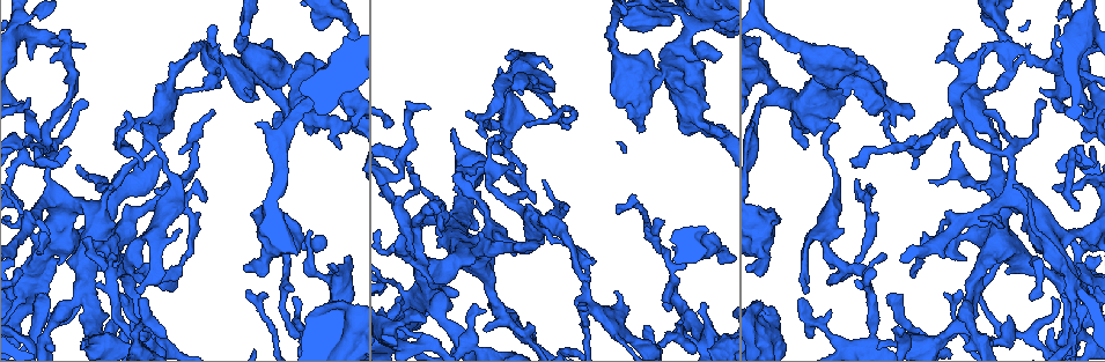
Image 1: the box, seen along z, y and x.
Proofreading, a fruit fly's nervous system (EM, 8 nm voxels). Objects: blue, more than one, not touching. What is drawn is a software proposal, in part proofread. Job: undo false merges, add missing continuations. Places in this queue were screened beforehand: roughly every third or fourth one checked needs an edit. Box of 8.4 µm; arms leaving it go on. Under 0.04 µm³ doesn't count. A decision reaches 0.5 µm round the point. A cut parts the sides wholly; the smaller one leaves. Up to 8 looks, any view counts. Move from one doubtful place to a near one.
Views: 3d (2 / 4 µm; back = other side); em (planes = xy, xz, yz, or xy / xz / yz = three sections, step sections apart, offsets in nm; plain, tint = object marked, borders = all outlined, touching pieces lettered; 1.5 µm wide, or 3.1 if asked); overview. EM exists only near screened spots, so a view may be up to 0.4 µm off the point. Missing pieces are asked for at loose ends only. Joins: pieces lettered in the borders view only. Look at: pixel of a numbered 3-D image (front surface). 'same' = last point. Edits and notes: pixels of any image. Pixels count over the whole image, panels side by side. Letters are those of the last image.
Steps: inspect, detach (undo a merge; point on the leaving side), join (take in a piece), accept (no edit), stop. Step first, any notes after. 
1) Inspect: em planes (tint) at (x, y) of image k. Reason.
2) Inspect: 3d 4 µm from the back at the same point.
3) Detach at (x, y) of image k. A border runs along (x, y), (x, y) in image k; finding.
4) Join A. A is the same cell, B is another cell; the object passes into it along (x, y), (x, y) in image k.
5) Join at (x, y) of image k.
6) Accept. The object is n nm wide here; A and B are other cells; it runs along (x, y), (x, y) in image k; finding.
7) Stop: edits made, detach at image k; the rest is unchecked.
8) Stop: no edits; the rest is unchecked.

Inspect: em xy step 4 (tint) at (1054, 63) of image 1. A fork.

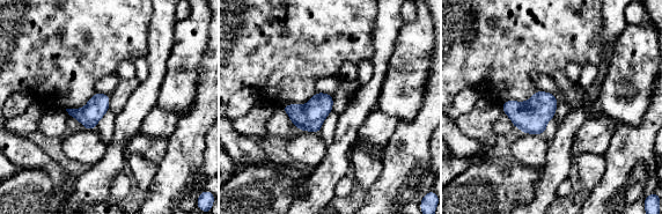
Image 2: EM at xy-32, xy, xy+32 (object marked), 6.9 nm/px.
Inspect: em planes (borders) at the same point.

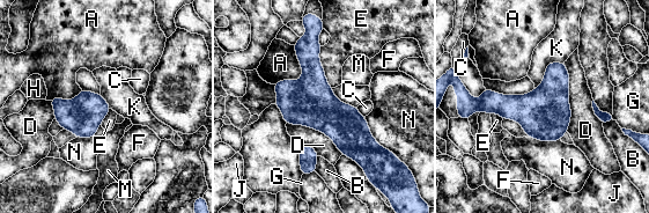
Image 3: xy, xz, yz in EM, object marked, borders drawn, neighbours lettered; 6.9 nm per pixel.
Accept. The object is 260 nm wide here; A, B, C, D, E, F, G, H, J, K, M and N are other cells; a border runs along (563, 61), (550, 61), (535, 88) in image 3; one neuron here.

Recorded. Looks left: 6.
Inspect: em xy step 4 (tint) at (108, 187) of image 1. An open end.

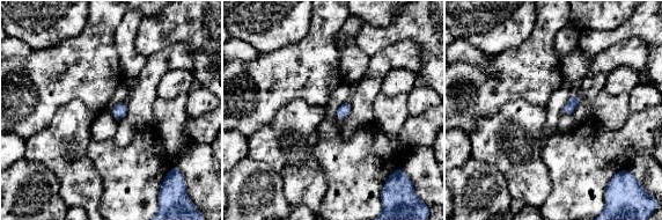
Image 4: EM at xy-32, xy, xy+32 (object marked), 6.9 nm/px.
Inspect: em xy step 4 (borders) at the same point. See the neighbours.

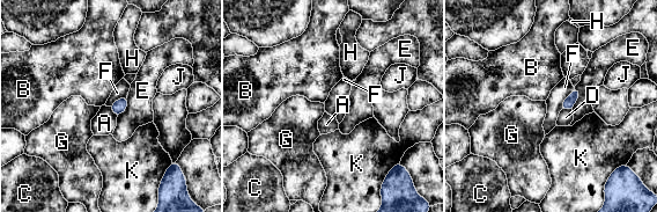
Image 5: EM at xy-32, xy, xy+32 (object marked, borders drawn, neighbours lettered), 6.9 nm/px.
Accept. A, B, C, D, E, F, G, H, J and K are other cells; none of them fits.

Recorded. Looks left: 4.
Inspect: 3d 2 µm at (809, 335) of image 1. Free end.

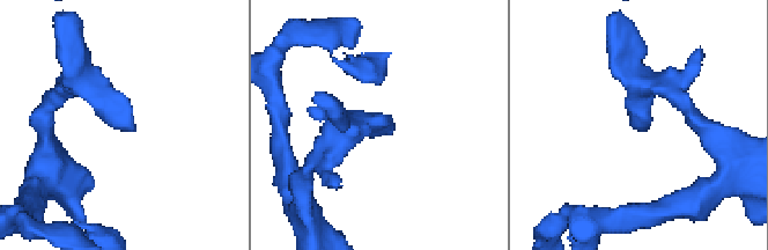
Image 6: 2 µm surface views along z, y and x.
Inspect: em planes (borders) at (644, 129) of image 6. Need the tissue.

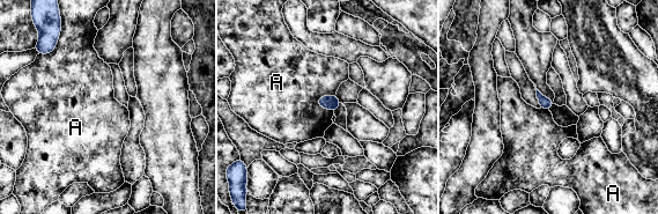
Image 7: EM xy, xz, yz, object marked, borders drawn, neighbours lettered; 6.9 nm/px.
Accept. A is another cell; a border runs along (319, 96), (318, 104), (333, 112) in image 7; none of them fits.

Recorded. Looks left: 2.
Stop: no edits; the rest is unchecked.

